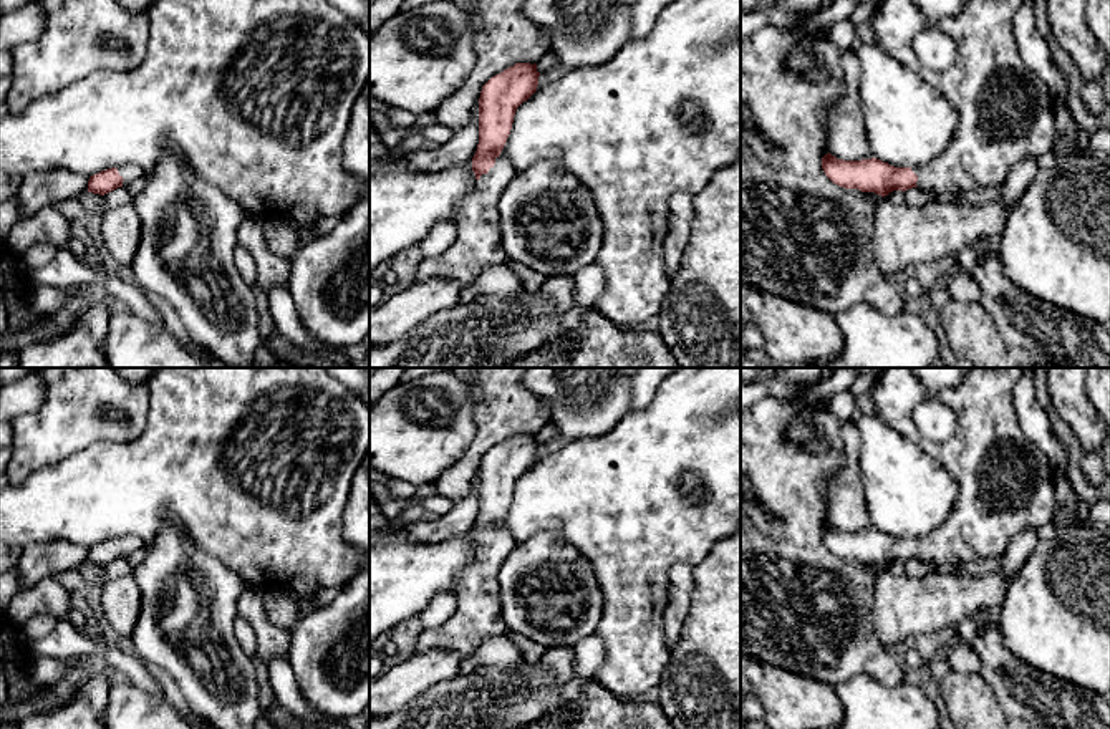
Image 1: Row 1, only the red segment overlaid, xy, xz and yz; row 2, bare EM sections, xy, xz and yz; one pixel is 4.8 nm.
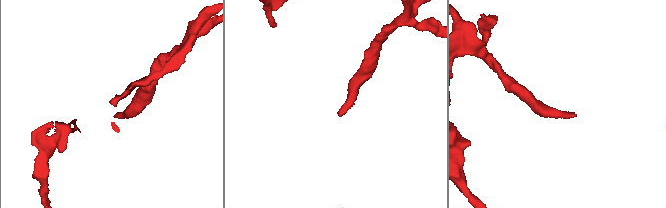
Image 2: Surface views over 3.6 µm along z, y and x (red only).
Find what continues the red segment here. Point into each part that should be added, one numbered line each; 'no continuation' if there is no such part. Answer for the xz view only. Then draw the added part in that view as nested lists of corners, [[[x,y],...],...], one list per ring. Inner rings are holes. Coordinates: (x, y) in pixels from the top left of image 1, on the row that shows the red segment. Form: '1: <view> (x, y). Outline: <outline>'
1: xz (477, 246). Outline: [[[502,156],[495,157],[495,164],[480,176],[475,189],[457,200],[456,240],[442,255],[424,258],[416,267],[414,283],[446,278],[464,288],[487,267],[509,260],[502,249],[497,204],[514,176],[512,164]]]

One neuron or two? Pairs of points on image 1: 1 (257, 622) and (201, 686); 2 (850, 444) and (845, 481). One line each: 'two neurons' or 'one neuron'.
1: two neurons
2: one neuron

